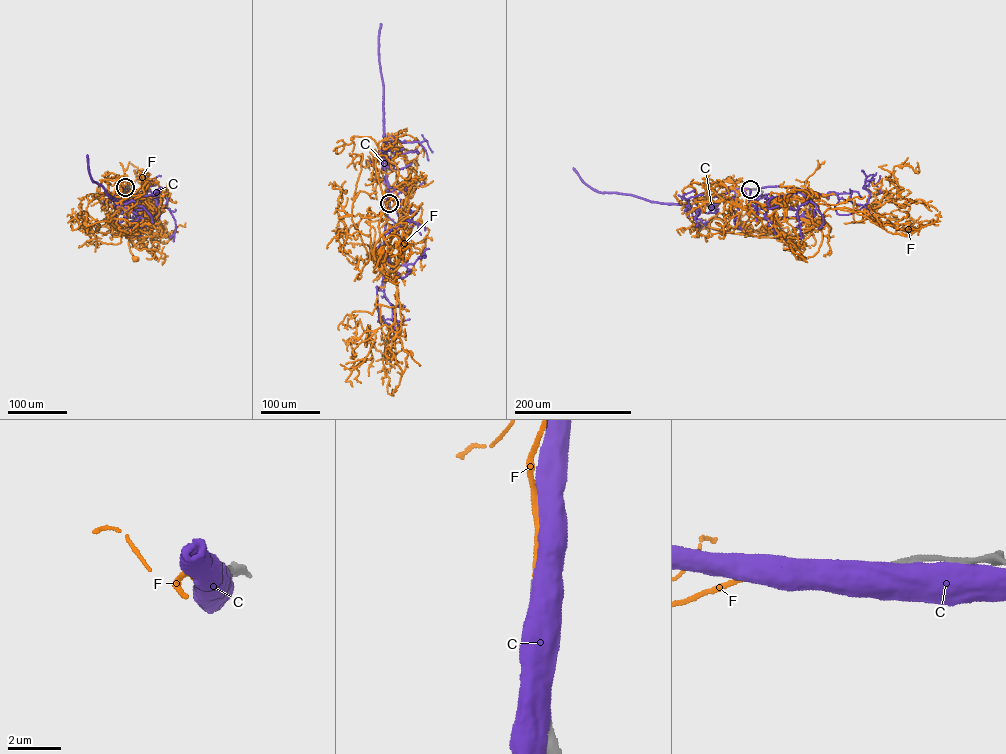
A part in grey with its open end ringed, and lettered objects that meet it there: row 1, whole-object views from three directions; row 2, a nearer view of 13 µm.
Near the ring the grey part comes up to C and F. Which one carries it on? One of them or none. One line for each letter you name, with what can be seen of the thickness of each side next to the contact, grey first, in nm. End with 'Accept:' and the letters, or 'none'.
F: Thickness 170 nm (grey) against 150 nm
Accept: F

